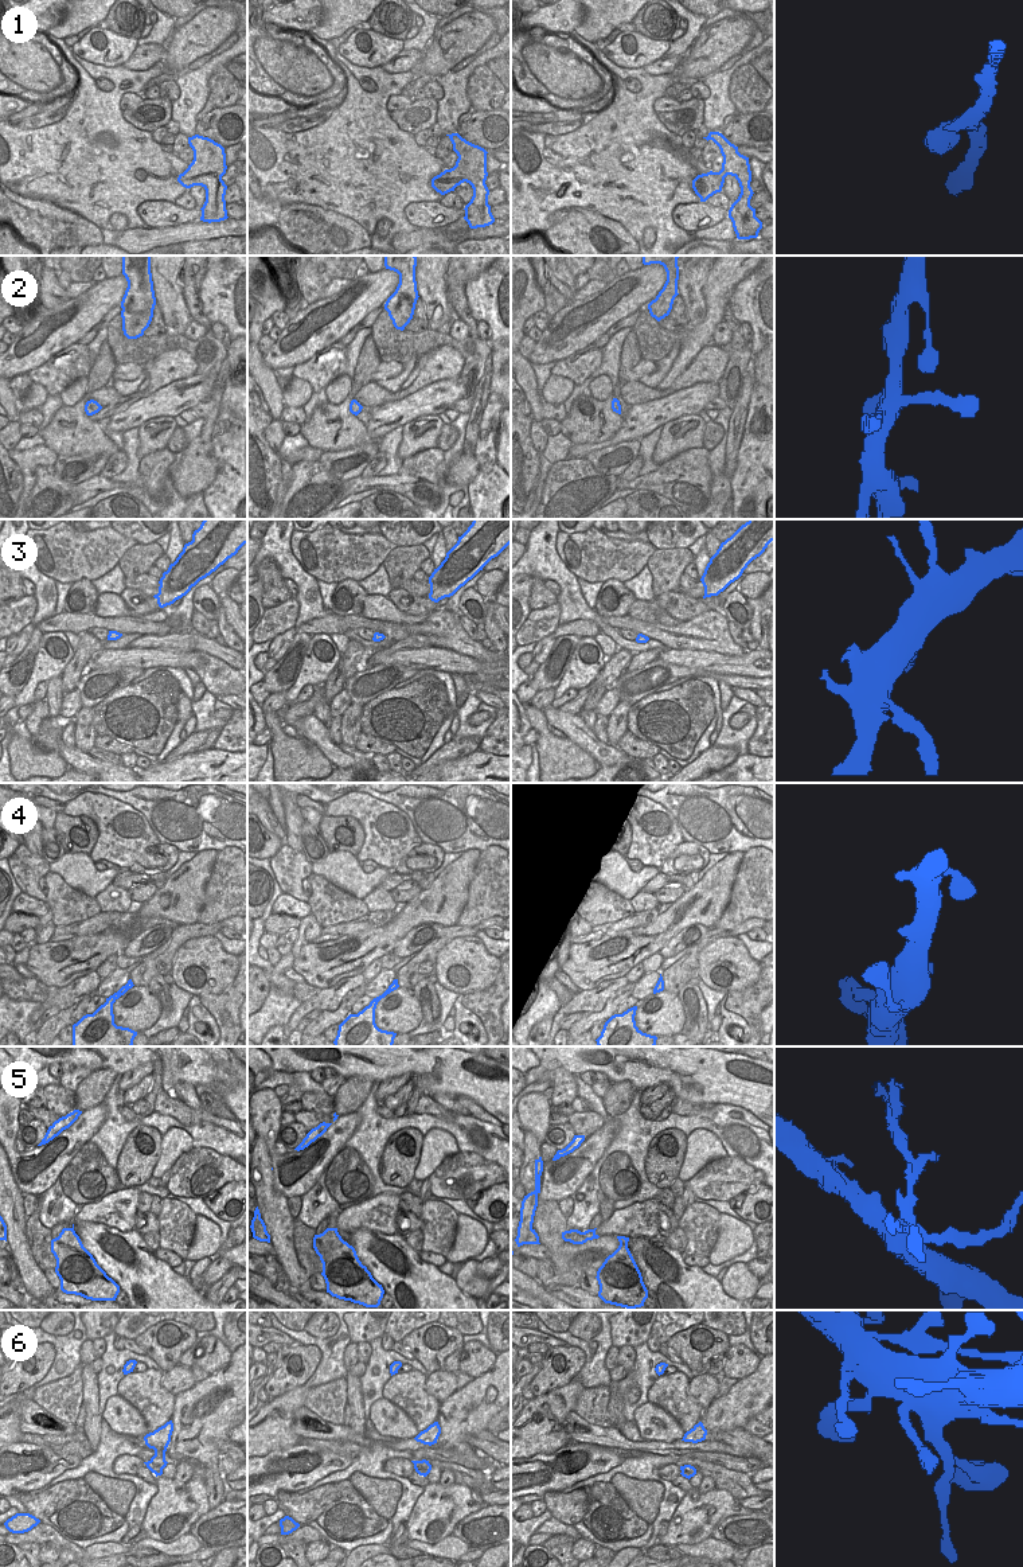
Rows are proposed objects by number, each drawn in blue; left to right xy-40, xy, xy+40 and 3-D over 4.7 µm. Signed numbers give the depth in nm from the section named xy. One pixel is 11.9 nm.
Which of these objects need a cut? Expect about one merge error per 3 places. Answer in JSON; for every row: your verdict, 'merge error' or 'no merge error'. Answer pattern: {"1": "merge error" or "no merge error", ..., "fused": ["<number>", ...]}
{"1": "no merge error", "2": "no merge error", "3": "no merge error", "4": "no merge error", "5": "merge error", "6": "no merge error", "fused": ["5"]}

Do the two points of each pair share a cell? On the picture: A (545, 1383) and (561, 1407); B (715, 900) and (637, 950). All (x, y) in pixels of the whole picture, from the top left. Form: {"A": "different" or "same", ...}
{"A": "different", "B": "same"}

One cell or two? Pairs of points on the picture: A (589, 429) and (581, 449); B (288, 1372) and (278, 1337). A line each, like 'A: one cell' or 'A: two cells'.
A: two cells
B: two cells

